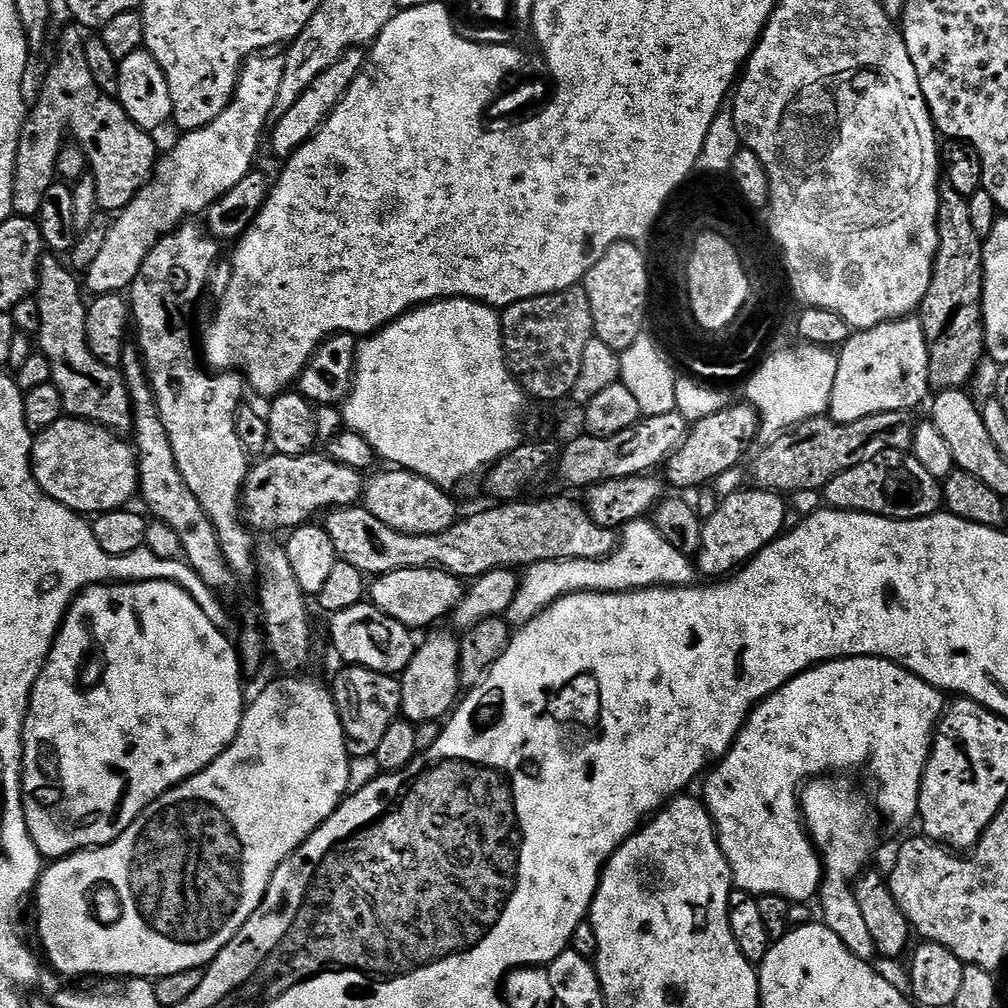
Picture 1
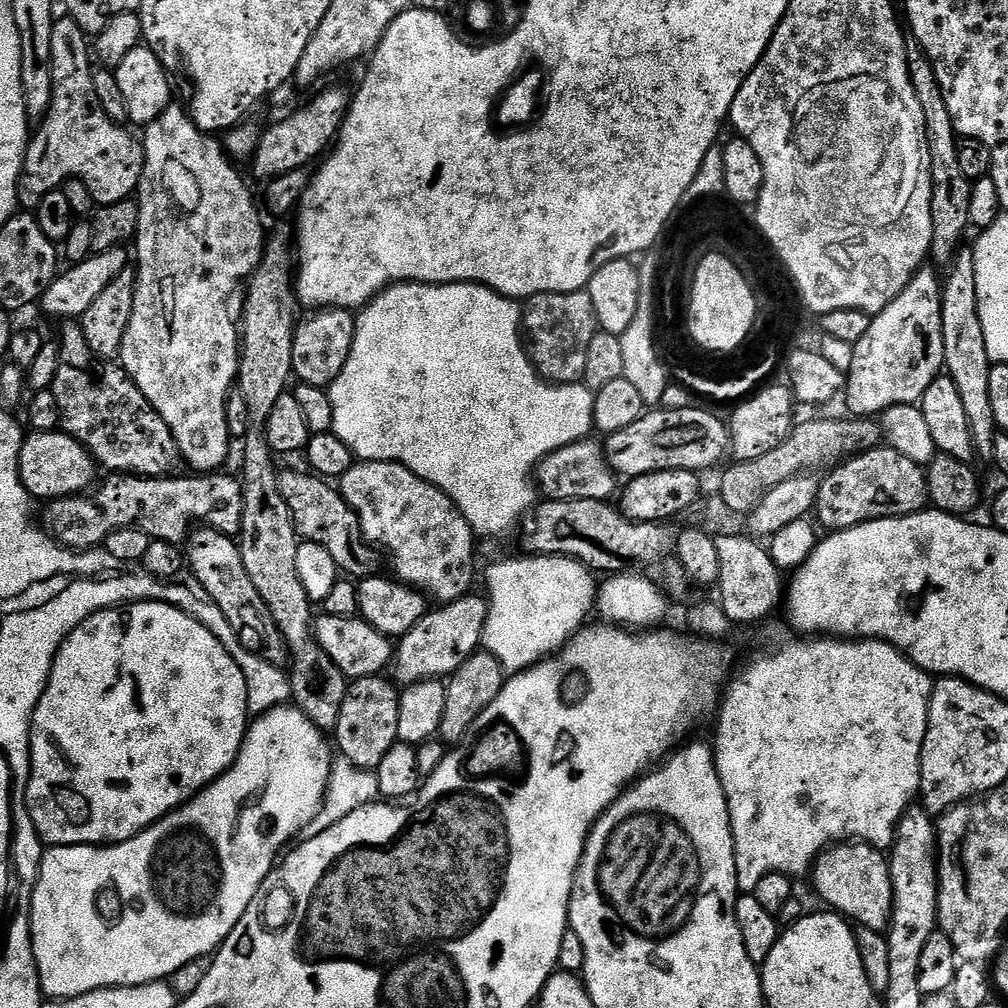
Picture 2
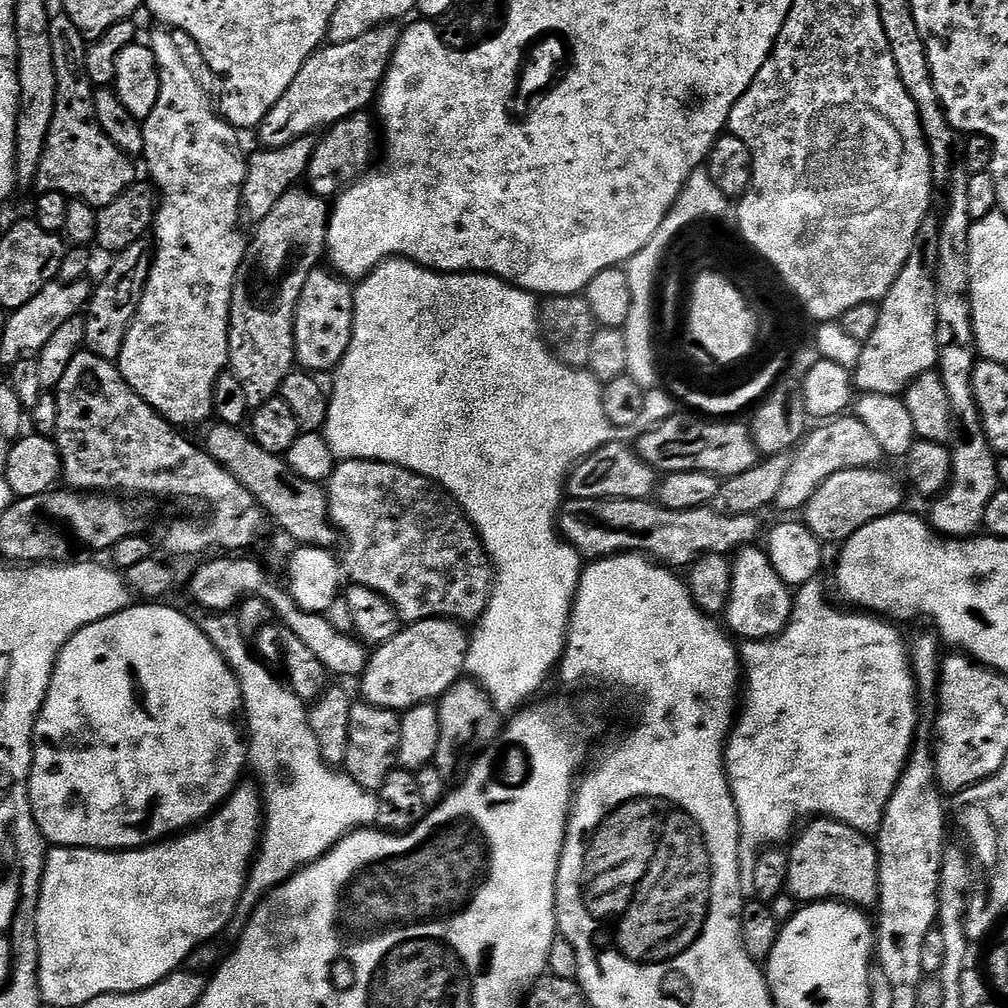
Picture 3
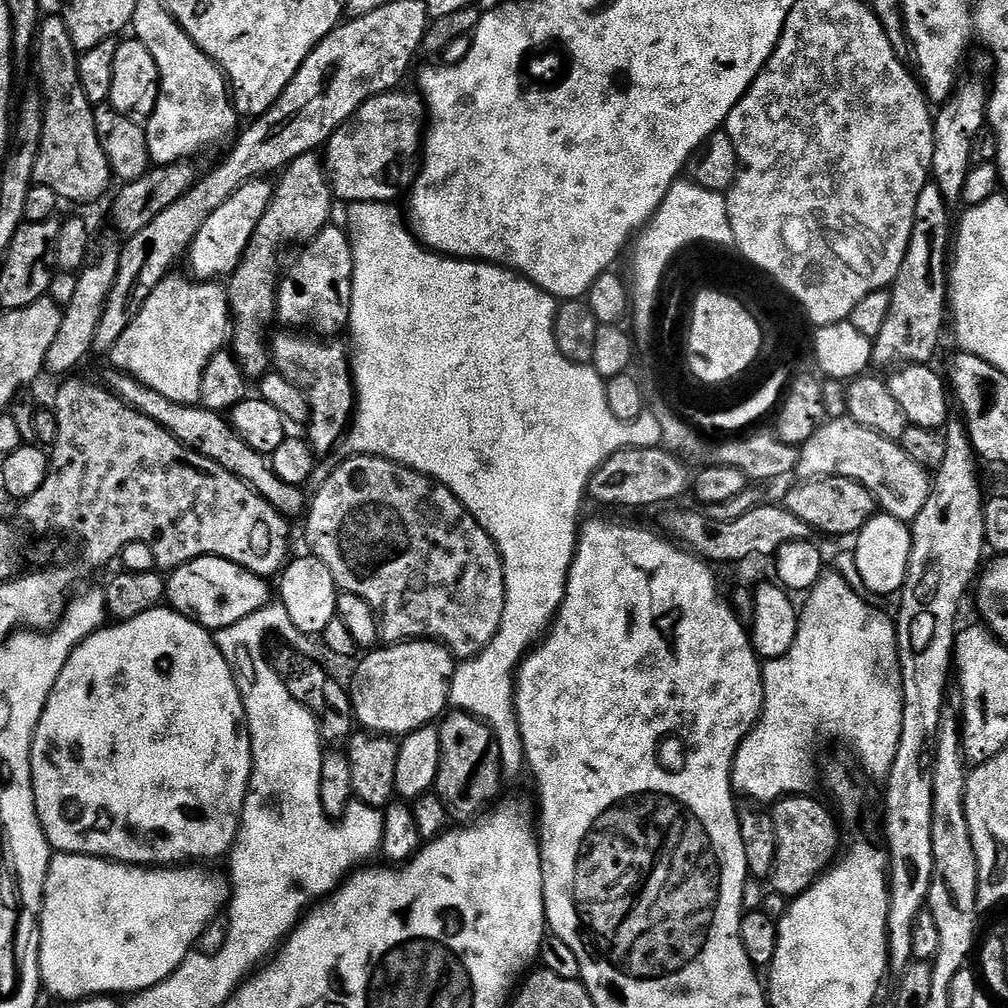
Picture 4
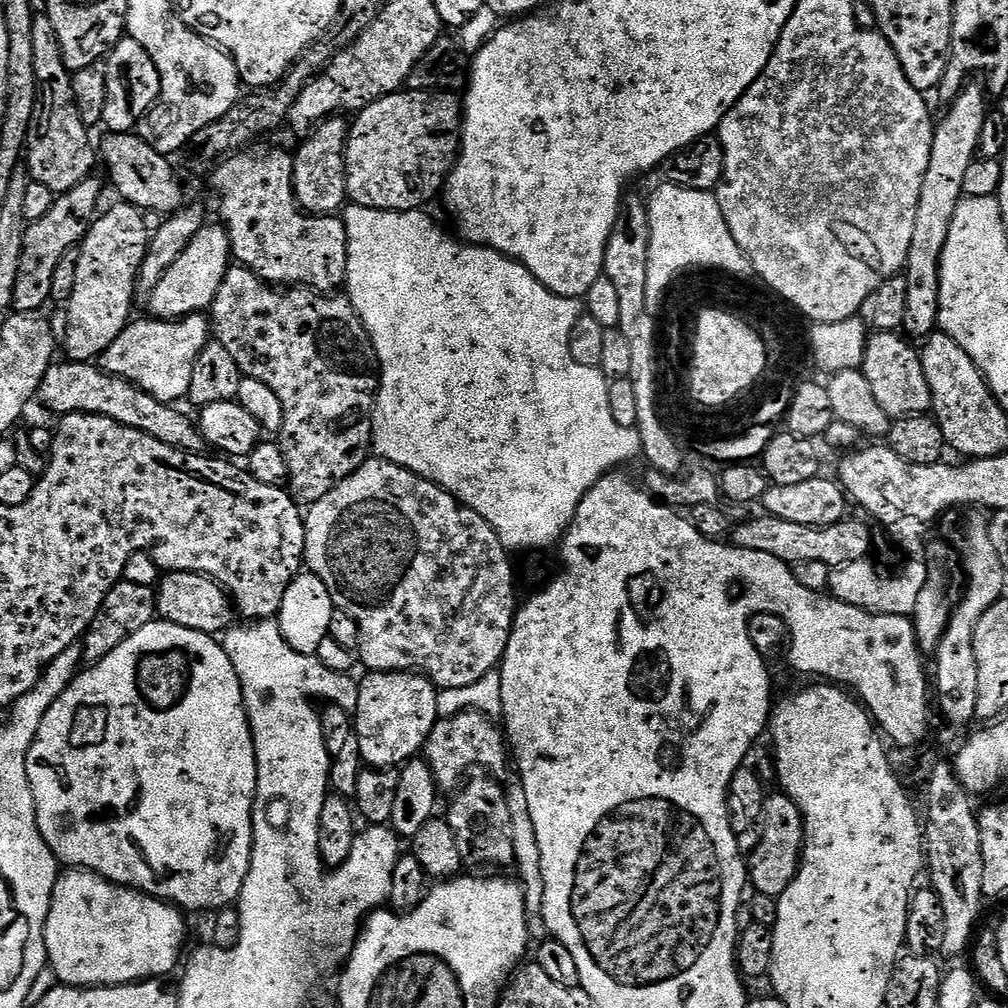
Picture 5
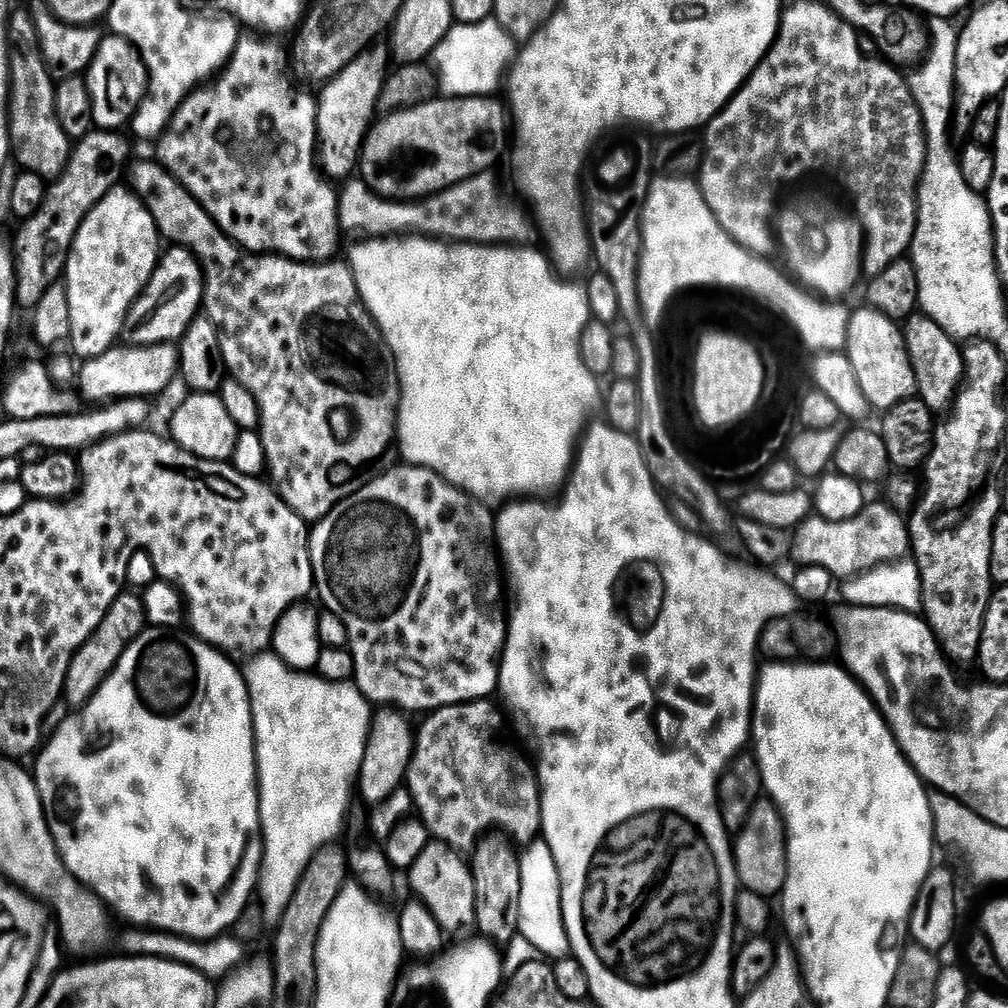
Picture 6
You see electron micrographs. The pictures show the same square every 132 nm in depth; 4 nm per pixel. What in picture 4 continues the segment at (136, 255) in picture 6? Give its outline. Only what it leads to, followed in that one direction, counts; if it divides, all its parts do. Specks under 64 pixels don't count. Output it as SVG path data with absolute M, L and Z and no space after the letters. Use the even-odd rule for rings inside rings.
M115 251L108 252L100 261L89 263L76 276L78 290L74 293L74 299L63 309L64 317L62 326L58 326L58 334L50 346L50 354L46 354L45 369L54 375L63 377L65 374L72 374L76 367L83 362L92 352L94 334L98 330L98 324L104 313L106 302L110 298L110 292L114 286L114 280L118 274L120 257Z

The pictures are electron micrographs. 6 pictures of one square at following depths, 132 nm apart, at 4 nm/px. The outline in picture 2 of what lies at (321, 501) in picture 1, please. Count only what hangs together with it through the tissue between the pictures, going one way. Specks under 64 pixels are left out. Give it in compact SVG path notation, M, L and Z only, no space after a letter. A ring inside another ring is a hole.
M109 475L109 480L105 484L97 483L90 494L65 496L51 501L47 505L48 513L42 519L43 527L49 536L73 552L99 549L111 532L123 528L137 528L152 540L177 546L187 541L193 525L207 526L233 538L239 537L244 504L241 481L235 475L180 475L171 478Z

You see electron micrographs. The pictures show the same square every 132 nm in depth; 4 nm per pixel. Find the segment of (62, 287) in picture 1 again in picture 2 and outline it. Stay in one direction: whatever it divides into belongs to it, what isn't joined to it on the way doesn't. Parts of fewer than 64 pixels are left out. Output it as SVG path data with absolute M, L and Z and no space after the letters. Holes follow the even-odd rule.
M79 323L61 324L64 325L61 326L60 337L58 337L60 365L50 389L54 398L58 398L60 428L74 437L101 469L109 468L107 470L109 473L153 478L164 478L175 473L176 463L179 465L182 460L176 439L174 434L170 434L170 426L166 426L166 422L162 422L154 406L150 406L146 394L138 390L138 386L119 363L94 362L92 351L86 342L86 334L82 334Z

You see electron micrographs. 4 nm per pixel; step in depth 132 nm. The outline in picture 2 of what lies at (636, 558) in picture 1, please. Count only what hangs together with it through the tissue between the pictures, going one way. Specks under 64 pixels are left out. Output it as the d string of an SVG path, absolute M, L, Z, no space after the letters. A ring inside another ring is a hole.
M523 555L488 568L488 617L482 648L491 652L508 674L525 672L559 652L585 627L598 595L597 577L580 561L570 556Z

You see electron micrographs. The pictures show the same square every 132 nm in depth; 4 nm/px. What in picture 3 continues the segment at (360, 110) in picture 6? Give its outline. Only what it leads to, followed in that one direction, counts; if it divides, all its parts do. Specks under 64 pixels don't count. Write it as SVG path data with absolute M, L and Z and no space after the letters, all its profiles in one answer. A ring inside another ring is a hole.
M297 186L292 188L286 194L282 194L282 198L278 198L278 202L274 206L274 210L270 210L270 214L266 214L266 218L262 218L255 225L256 233L250 236L248 240L248 252L244 256L244 262L240 265L240 272L236 275L236 285L232 287L232 305L230 306L230 314L228 315L228 362L231 371L235 372L238 382L241 383L245 391L246 402L249 409L255 410L258 406L265 404L267 400L273 399L279 393L282 382L287 378L296 364L296 343L294 342L294 318L296 317L296 307L300 301L302 294L302 286L306 286L306 278L310 278L310 274L321 263L322 257L326 252L326 237L328 234L328 218L330 208L321 197L317 196L311 190L305 190L303 187Z

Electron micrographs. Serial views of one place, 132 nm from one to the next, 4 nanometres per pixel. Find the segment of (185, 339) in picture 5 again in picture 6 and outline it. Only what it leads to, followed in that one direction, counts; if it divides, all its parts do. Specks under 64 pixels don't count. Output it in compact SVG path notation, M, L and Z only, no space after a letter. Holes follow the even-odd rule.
M137 344L112 347L97 360L85 360L78 368L78 392L85 401L115 402L133 396L153 398L177 379L180 354L176 344Z

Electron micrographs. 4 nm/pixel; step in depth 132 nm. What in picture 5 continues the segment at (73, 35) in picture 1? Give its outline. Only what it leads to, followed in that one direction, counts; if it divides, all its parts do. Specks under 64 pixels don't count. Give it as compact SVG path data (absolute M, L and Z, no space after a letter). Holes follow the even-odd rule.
M37 14L34 18L34 74L36 75L36 109L32 125L28 131L26 145L26 171L35 183L50 186L54 193L68 192L78 182L93 175L98 164L98 152L88 145L90 129L82 122L82 114L78 114L78 106L74 102L72 89L72 73L64 64L62 50L58 46L58 34L54 34L54 26L50 26L50 18L46 14Z

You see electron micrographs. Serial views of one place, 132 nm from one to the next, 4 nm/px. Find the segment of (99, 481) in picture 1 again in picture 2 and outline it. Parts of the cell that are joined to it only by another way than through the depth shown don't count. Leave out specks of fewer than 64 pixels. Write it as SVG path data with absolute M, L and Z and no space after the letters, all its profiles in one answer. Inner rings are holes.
M57 430L25 435L20 451L20 477L29 496L37 501L51 502L65 496L87 493L97 479L96 472L98 473L96 461L67 432Z

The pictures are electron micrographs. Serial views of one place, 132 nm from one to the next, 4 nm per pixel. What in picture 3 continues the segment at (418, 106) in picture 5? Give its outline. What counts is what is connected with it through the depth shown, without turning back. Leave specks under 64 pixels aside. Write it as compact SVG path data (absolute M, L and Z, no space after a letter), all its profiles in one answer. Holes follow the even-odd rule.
M363 111L356 113L355 116L339 120L319 137L306 173L307 187L317 196L335 198L349 184L355 184L361 176L369 171L368 163L371 162L372 155L376 152L376 140L378 144L378 128L373 117L371 120L368 115L367 111Z

